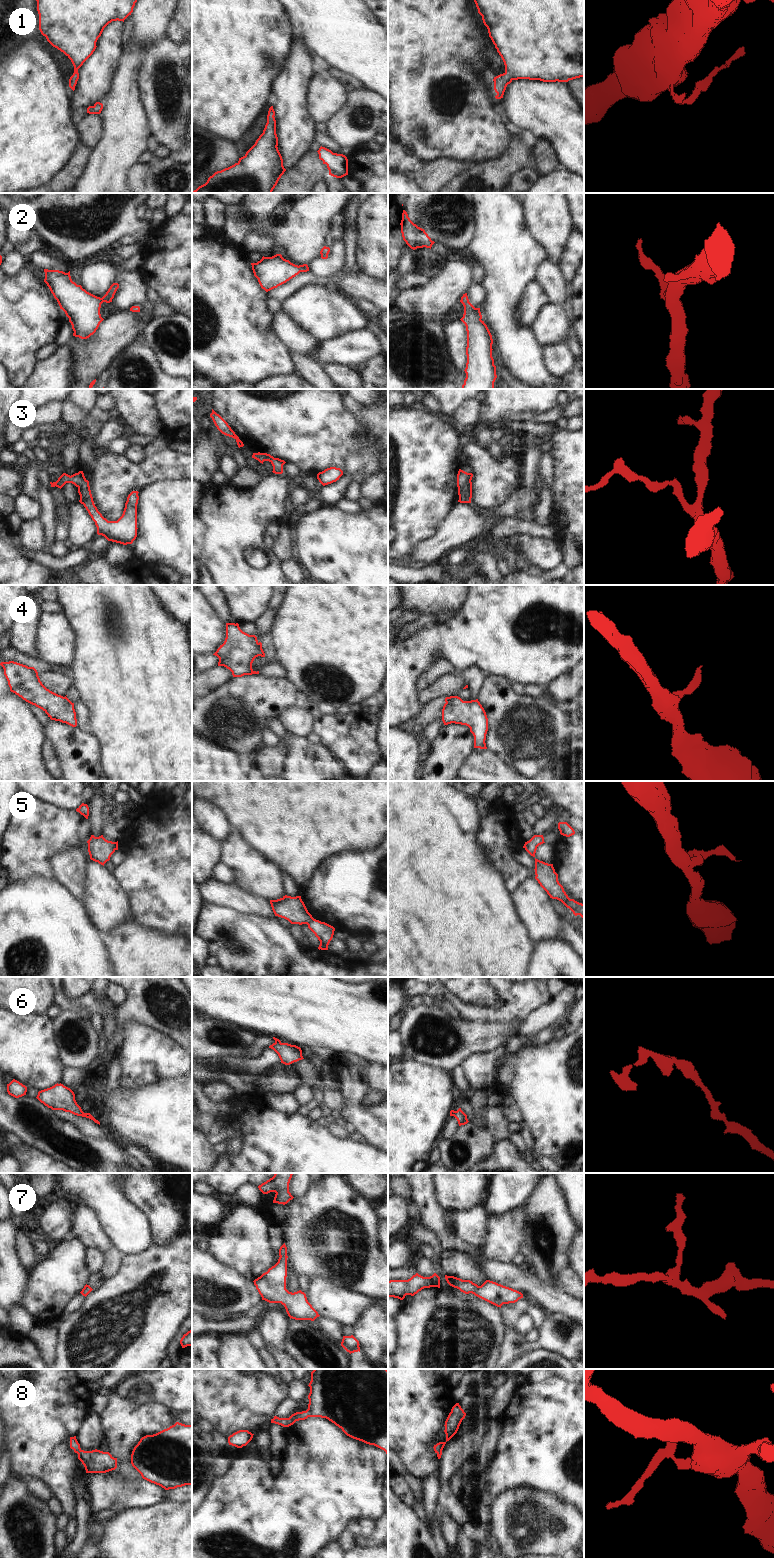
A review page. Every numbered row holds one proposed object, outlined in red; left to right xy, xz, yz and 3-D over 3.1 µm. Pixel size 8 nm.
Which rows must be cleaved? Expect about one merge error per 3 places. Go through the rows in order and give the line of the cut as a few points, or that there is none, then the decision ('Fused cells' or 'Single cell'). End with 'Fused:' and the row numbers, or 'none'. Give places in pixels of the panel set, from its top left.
1: No split. Single cell
2: No split. Single cell
3: No split. Single cell
4: Split along yz (453, 696), (446, 702). Fused cells
5: Split along xz (312, 917), (307, 924). Fused cells
6: No split. Single cell
7: No split. Single cell
8: No split. Single cell
Fused: 4, 5

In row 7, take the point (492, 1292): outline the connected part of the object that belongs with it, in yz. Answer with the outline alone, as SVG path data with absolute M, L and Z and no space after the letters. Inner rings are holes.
M445 1275L445 1279L450 1286L459 1289L461 1292L472 1293L500 1308L503 1304L515 1303L523 1298L521 1292L490 1280L486 1280L481 1286L478 1286L470 1280L462 1280L454 1276Z

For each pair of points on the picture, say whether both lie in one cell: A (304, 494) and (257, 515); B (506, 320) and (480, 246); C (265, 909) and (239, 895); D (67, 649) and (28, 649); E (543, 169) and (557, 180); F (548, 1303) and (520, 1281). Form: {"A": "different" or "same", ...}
{"A": "different", "B": "same", "C": "same", "D": "different", "E": "different", "F": "same"}

